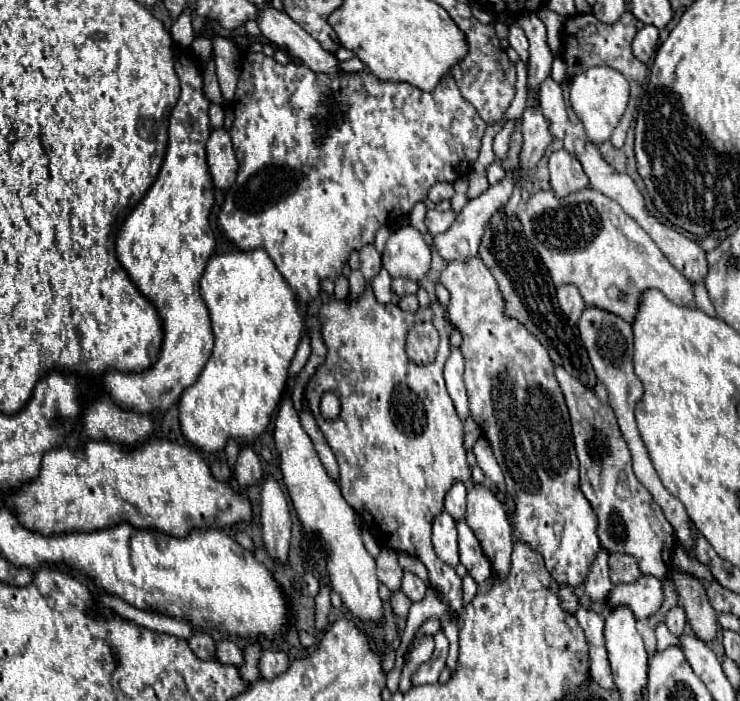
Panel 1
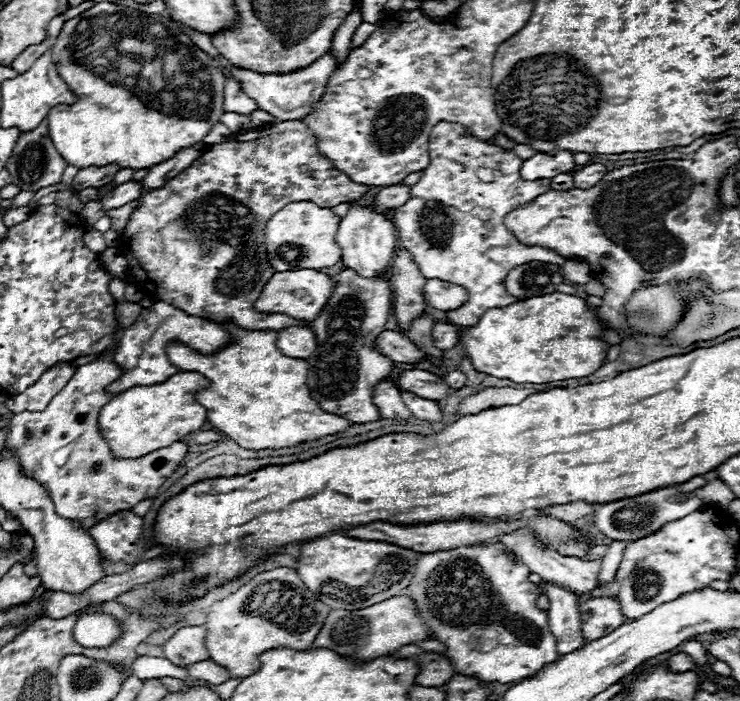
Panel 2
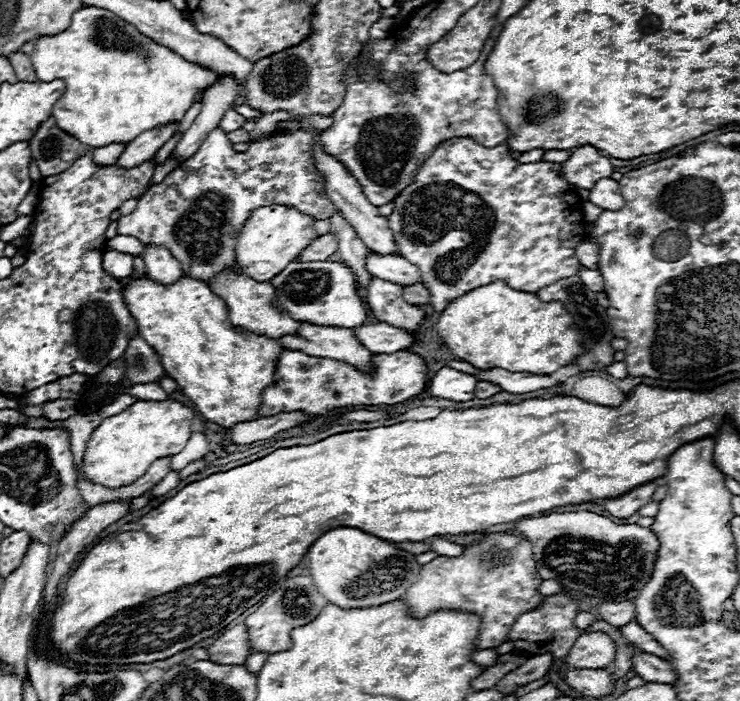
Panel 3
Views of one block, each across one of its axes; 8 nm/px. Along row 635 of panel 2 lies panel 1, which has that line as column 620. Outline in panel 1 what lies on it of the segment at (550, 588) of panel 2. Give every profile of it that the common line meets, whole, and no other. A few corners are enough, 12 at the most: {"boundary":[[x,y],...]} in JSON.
{"boundary":[[612,552],[612,584],[634,582],[642,576],[630,554]]}

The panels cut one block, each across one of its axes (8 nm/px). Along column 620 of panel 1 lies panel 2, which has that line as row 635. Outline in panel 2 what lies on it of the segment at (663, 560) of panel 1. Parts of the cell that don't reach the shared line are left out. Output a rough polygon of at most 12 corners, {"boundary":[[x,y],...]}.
{"boundary":[[504,544],[422,554],[412,584],[456,672],[558,660],[540,588]]}

